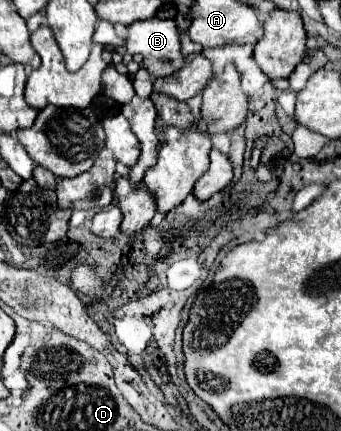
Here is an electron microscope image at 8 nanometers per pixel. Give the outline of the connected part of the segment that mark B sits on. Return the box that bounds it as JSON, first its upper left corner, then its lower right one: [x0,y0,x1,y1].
[126,18,184,78]

